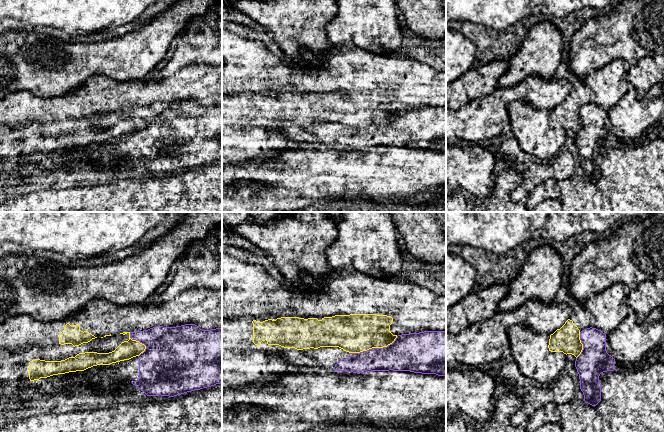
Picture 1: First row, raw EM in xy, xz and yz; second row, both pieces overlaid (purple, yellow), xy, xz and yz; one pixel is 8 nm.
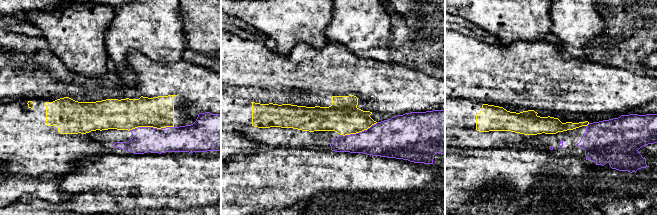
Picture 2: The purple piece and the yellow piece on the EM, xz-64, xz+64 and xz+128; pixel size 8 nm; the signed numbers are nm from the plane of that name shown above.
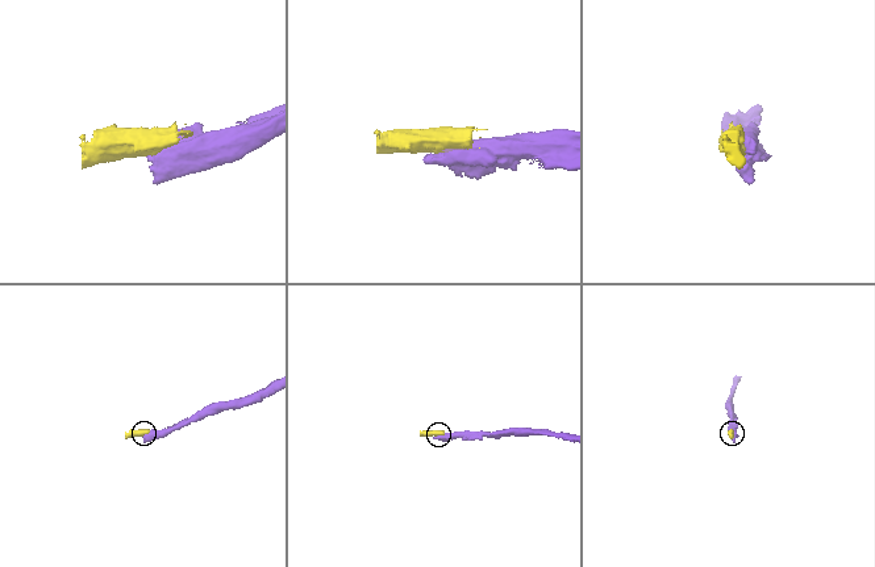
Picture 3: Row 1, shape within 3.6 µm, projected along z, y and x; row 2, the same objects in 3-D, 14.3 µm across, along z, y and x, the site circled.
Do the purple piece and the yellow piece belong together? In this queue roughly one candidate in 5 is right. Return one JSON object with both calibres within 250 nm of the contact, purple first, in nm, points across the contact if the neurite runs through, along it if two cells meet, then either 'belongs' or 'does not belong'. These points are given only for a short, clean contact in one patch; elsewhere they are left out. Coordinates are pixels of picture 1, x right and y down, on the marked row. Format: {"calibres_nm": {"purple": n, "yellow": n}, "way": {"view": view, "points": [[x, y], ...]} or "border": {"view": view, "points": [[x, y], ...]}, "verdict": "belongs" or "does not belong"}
{"calibres_nm": {"purple": 260, "yellow": 320}, "verdict": "does not belong"}

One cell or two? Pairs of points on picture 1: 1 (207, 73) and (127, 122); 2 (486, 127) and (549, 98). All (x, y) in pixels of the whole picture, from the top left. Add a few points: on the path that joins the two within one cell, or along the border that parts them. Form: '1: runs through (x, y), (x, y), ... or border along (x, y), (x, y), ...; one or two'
1: runs through (184, 85), (171, 90), (149, 90), (136, 100); one
2: runs through (496, 109), (512, 93), (531, 93); one

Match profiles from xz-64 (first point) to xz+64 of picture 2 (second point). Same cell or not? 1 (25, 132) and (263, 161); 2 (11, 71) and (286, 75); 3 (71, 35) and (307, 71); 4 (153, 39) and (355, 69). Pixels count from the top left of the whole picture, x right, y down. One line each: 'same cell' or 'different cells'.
1: different cells
2: same cell
3: different cells
4: different cells

